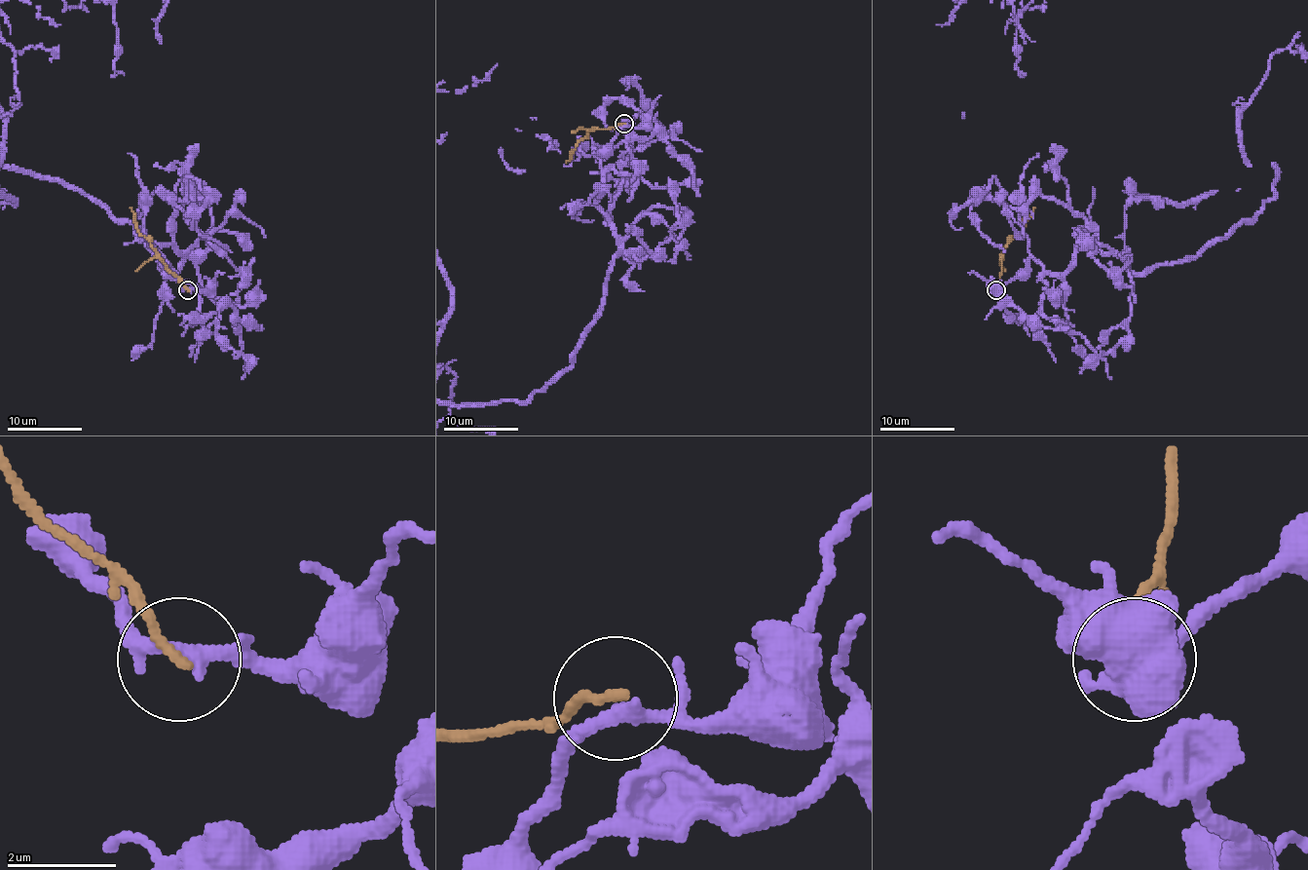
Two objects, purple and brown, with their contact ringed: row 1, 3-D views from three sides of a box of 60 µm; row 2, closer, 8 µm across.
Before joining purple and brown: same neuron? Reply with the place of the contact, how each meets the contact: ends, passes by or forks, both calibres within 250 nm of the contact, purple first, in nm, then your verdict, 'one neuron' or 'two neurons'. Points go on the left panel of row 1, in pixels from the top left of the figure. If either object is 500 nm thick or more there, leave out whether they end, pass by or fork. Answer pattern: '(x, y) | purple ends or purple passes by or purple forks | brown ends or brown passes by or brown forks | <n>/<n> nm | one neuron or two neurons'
(188, 289) | purple forks | brown ends | 200/180 nm | two neurons

